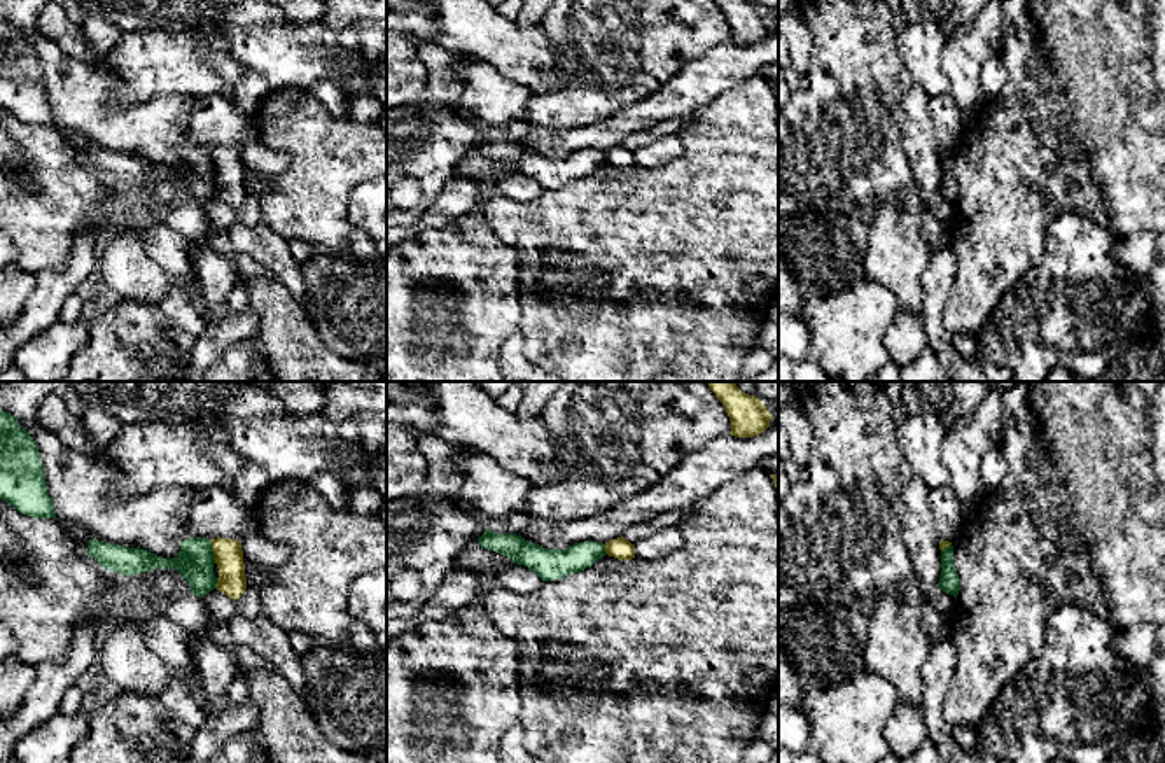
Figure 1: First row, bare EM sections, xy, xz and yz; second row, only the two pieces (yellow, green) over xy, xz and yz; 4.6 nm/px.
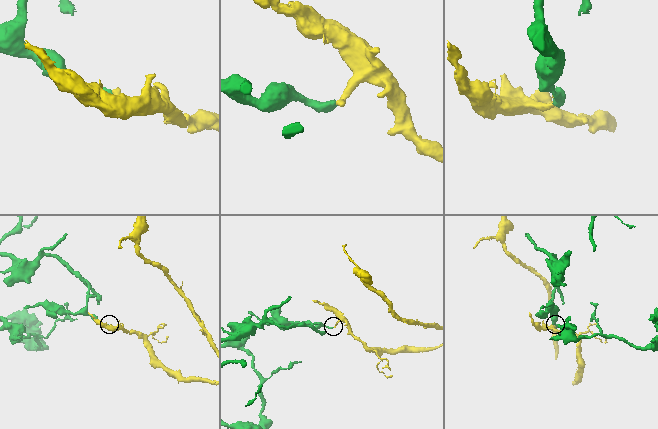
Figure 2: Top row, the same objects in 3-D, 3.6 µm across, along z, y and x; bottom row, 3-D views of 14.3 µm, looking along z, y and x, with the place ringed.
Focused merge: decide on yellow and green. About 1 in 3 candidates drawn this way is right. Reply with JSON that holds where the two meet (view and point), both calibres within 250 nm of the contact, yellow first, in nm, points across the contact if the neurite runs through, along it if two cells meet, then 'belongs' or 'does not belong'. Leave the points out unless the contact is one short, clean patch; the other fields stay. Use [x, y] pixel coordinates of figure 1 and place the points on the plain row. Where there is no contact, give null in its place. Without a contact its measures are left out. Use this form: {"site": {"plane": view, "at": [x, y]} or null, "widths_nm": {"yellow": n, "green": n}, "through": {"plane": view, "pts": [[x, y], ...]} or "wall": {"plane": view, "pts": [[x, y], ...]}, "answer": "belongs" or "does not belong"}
{"site": {"plane": "xy", "at": [214, 160]}, "widths_nm": {"yellow": 130, "green": 170}, "wall": {"plane": "xy", "pts": [[209, 149], [216, 170]]}, "answer": "does not belong"}

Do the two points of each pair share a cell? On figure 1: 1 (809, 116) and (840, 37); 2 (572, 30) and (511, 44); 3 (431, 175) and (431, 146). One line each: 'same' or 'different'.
1: same
2: different
3: same

